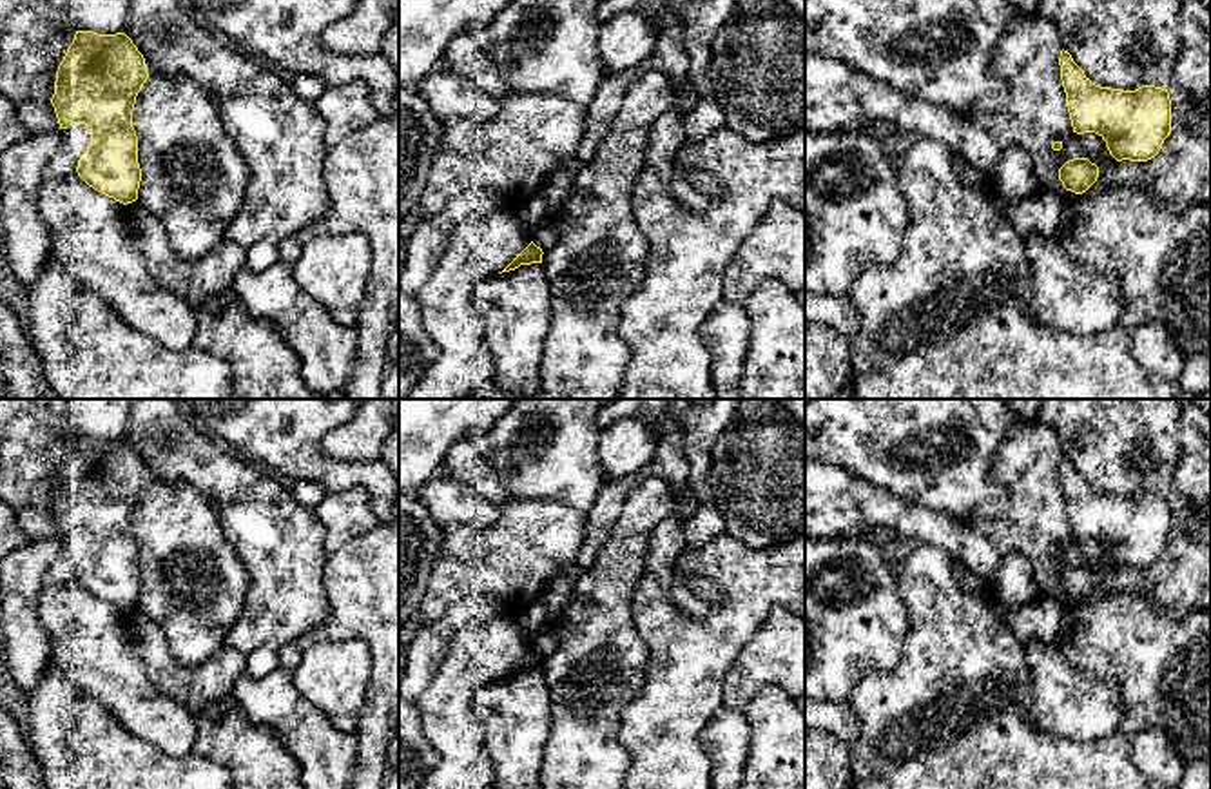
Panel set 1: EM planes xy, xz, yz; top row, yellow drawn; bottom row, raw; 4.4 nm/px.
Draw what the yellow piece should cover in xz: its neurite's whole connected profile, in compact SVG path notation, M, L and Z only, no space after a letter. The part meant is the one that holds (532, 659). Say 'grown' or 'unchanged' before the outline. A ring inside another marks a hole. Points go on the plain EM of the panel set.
unchanged; M531 648L502 678L515 677L520 671L542 669L542 660L542 655Z

